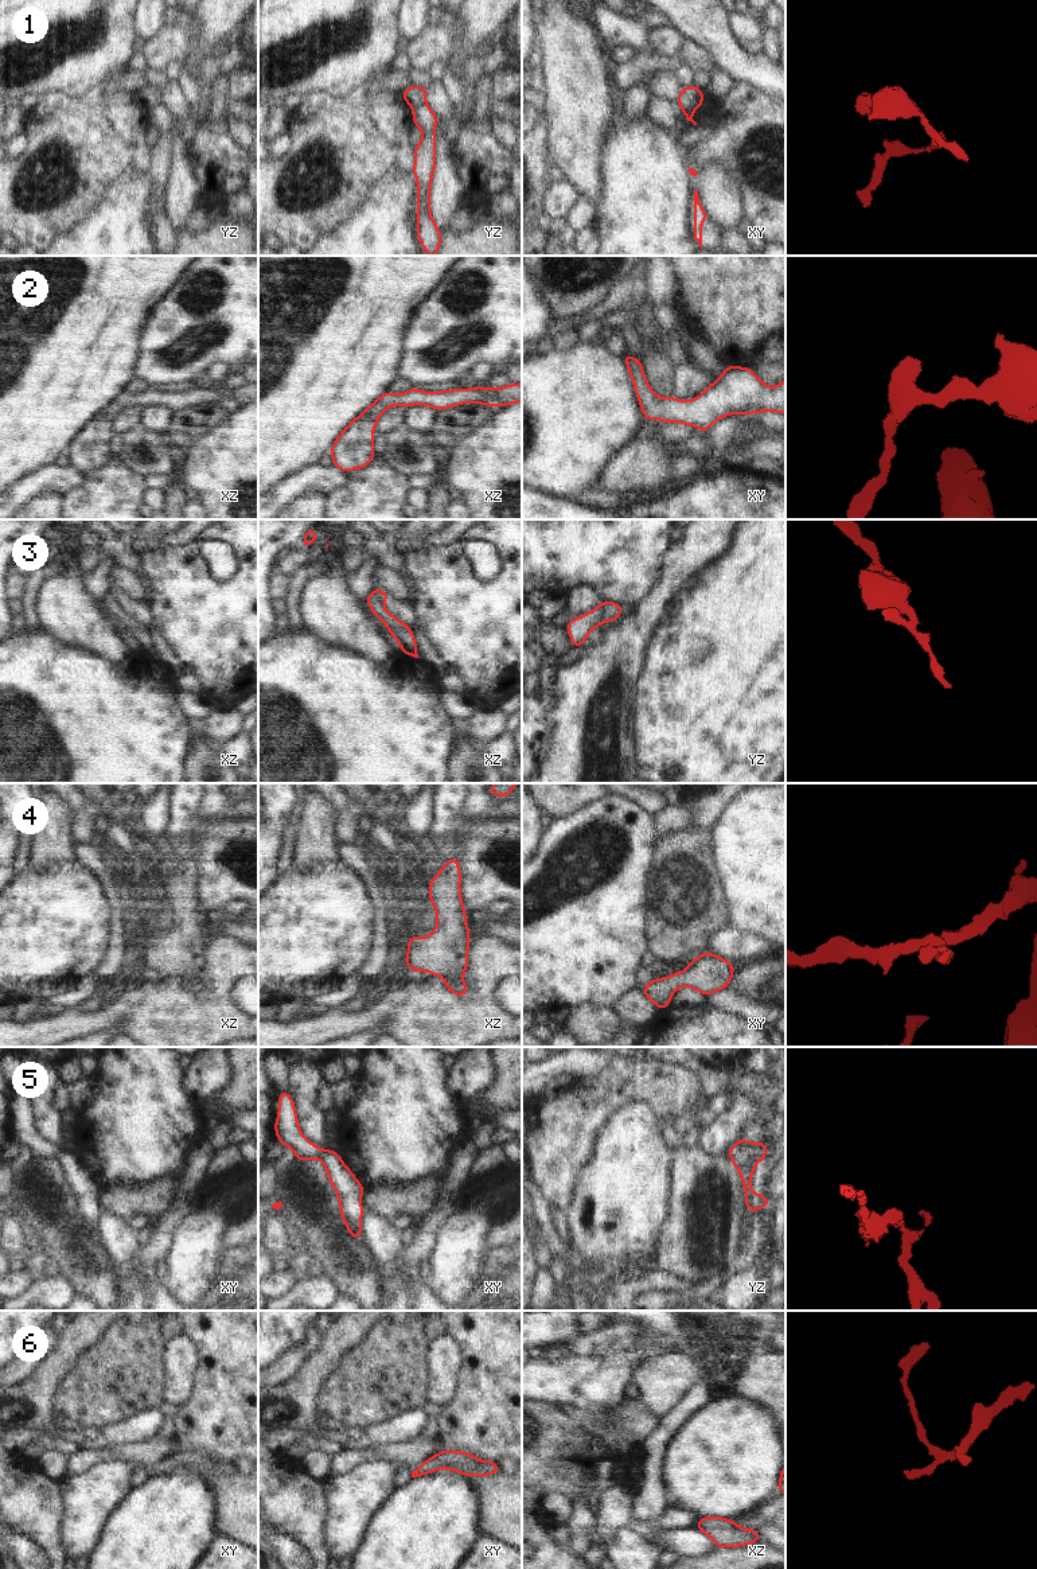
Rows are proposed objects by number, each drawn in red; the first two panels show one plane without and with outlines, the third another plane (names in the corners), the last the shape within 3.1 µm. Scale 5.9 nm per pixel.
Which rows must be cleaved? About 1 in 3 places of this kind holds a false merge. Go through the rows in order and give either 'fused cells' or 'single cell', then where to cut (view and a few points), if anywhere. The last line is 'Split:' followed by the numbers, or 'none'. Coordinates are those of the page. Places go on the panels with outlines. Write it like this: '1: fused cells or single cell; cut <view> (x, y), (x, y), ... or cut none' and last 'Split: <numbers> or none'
1: fused cells; cut yz (424, 102), (413, 109)
2: single cell; cut none
3: fused cells; cut yz (600, 603), (604, 621)
4: single cell; cut none
5: single cell; cut none
6: single cell; cut none
Split: 1, 3

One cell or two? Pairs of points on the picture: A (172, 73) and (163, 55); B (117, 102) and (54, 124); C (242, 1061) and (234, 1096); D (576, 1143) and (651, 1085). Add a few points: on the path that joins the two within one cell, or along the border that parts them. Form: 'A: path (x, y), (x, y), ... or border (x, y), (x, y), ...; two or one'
A: border (183, 63), (171, 61), (163, 70); two
B: path (101, 119), (96, 124), (70, 124); one
C: path (242, 1069), (242, 1087); one
D: path (589, 1122), (631, 1085); one

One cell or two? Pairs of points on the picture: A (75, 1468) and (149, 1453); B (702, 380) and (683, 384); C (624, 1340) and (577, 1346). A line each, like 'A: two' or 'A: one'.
A: one
B: one
C: one

